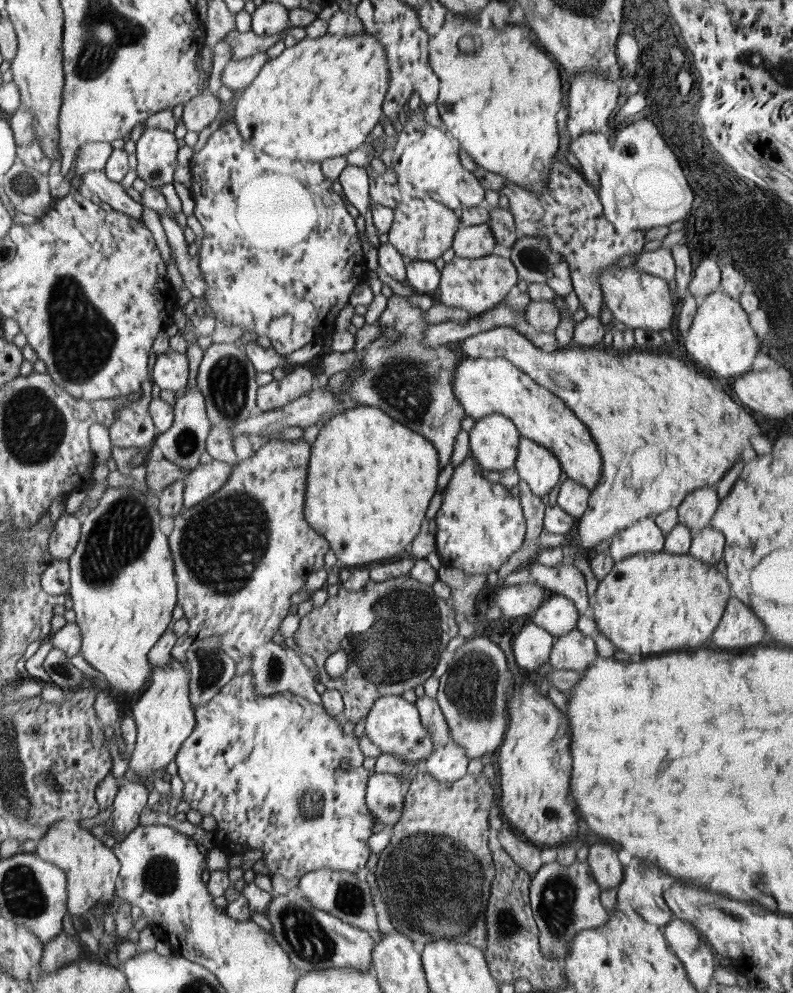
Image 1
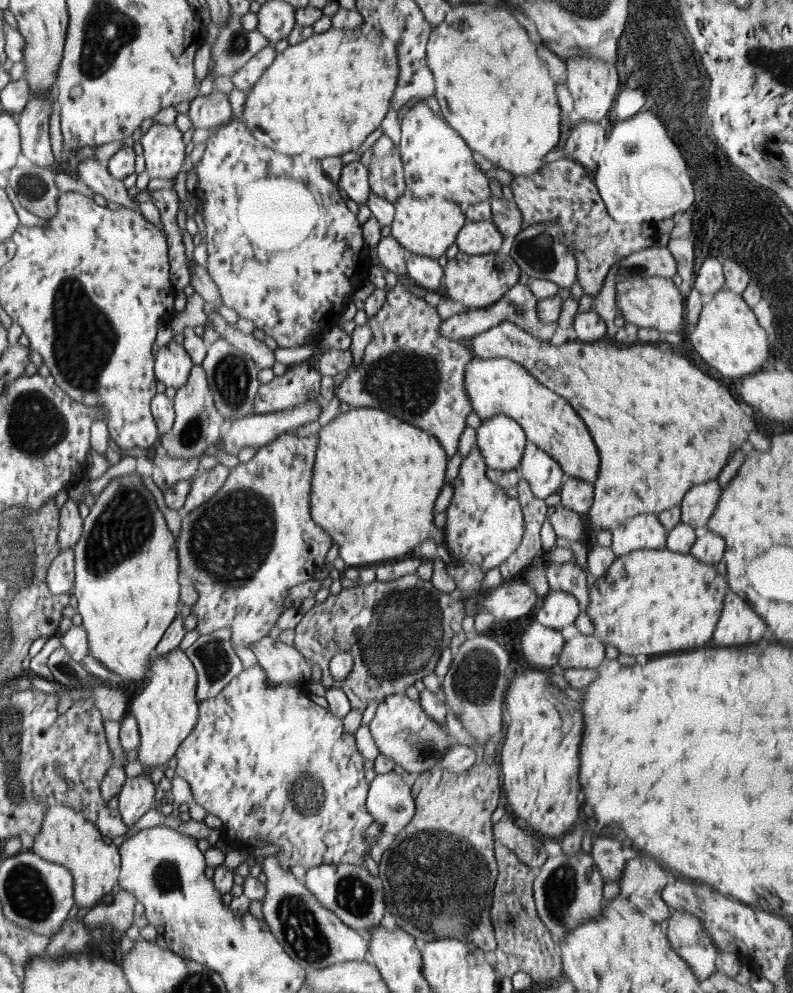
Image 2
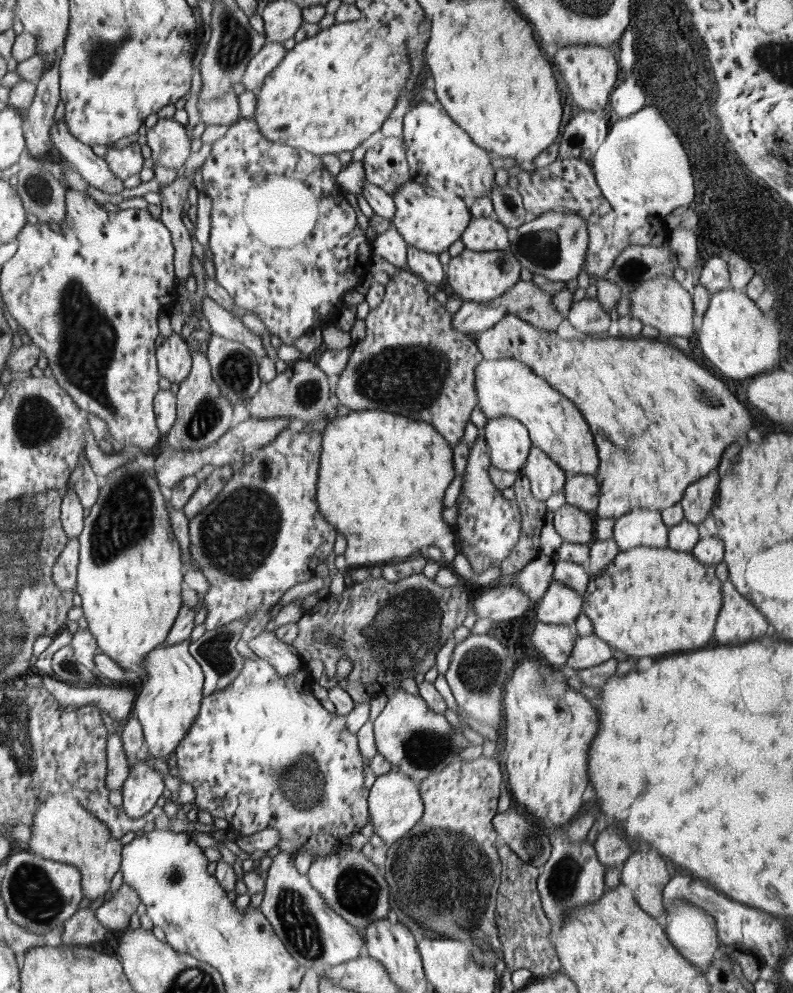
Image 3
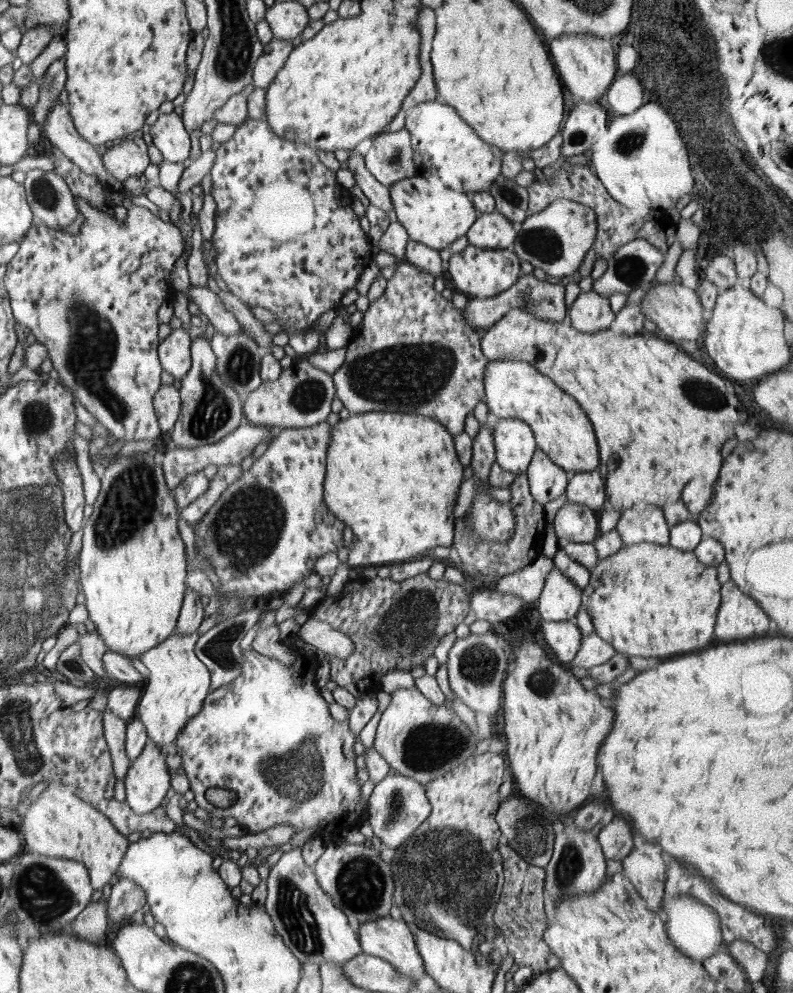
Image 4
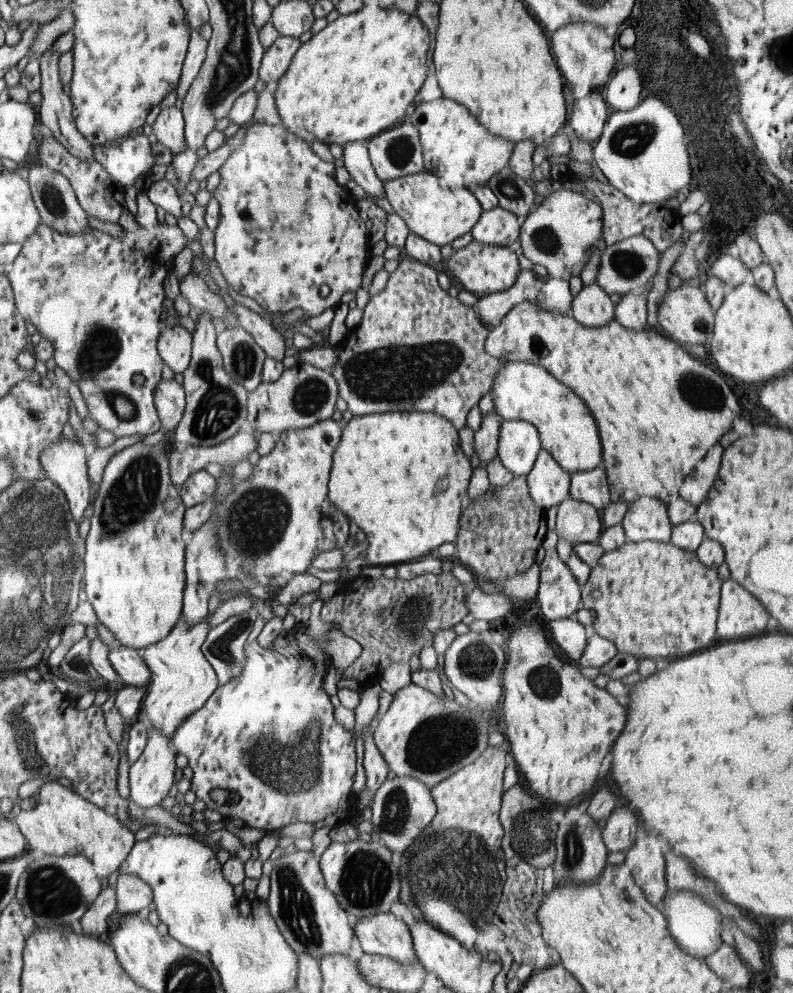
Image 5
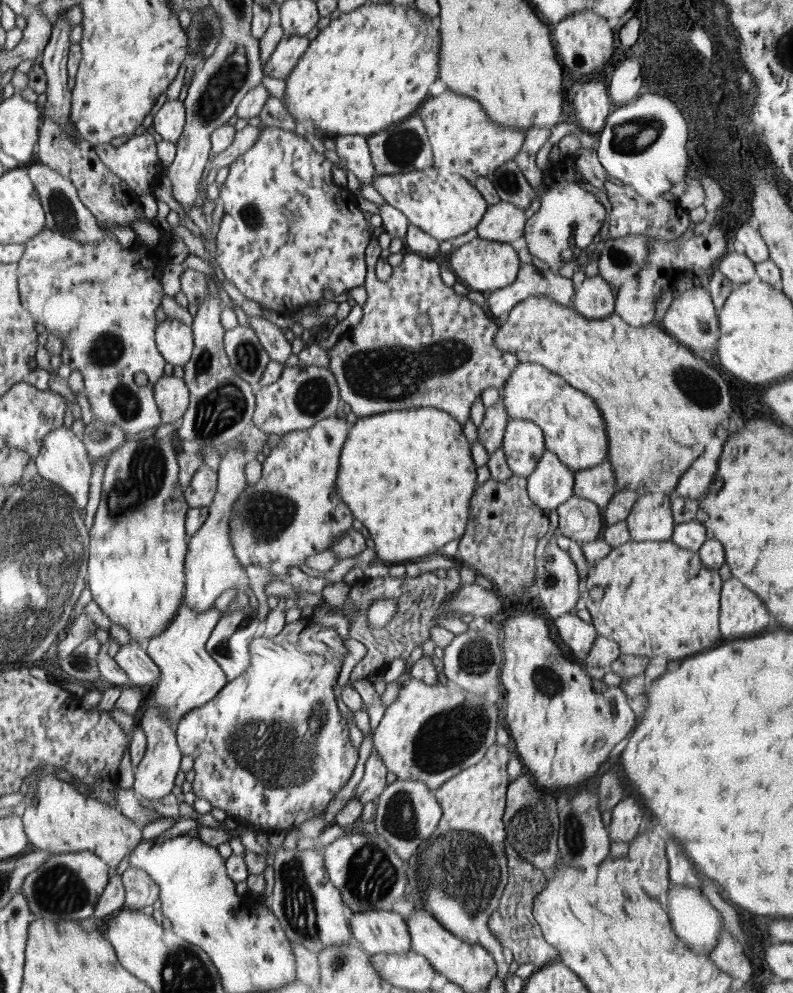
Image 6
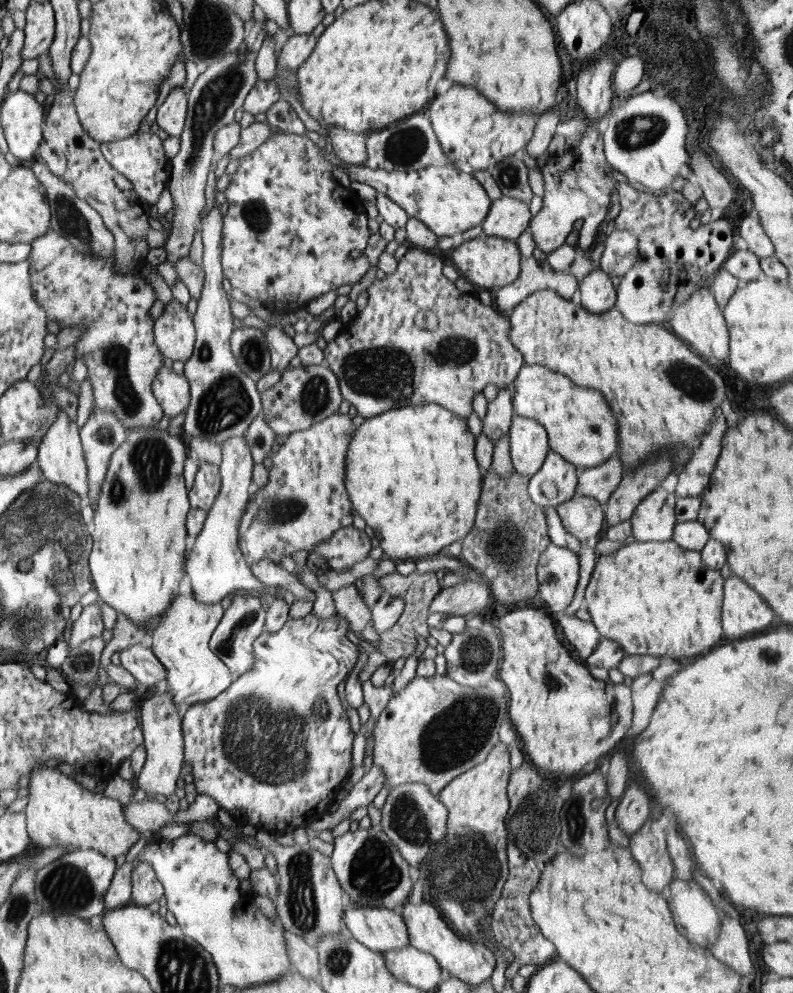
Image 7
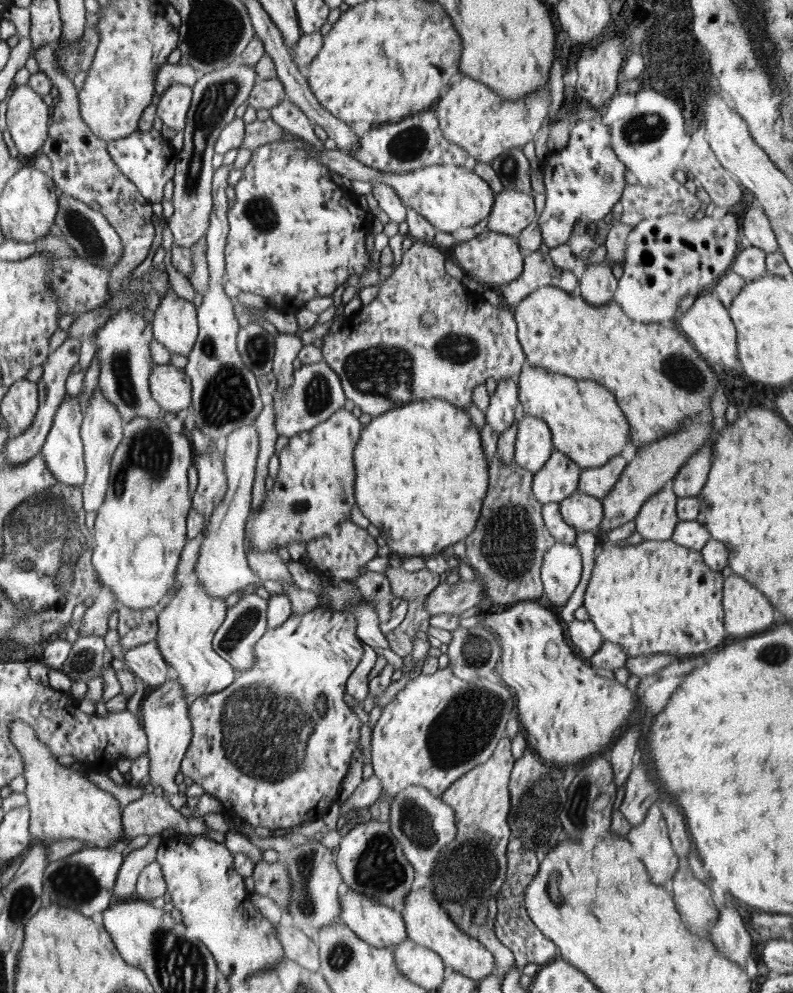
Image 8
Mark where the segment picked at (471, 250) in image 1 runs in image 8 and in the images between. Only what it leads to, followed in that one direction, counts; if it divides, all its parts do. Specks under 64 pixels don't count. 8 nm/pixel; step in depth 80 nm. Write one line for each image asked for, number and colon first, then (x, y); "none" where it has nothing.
2: (476, 238)
3: (486, 234)
4: (492, 230)
5: (499, 227)
6: (504, 222)
7: (507, 218)
8: (512, 211)

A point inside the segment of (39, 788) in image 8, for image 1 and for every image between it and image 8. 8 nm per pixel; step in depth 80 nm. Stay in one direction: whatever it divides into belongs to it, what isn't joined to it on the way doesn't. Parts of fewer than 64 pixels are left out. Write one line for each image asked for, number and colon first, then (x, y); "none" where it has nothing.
1: (92, 868)
2: (67, 837)
3: (65, 830)
4: (59, 824)
5: (62, 823)
6: (64, 819)
7: (60, 812)

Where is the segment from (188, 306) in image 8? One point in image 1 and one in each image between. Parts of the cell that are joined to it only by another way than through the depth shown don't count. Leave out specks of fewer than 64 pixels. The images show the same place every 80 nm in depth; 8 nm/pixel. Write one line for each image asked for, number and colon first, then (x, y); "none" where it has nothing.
1: (171, 370)
2: (173, 364)
3: (174, 359)
4: (174, 351)
5: (174, 344)
6: (174, 339)
7: (175, 334)

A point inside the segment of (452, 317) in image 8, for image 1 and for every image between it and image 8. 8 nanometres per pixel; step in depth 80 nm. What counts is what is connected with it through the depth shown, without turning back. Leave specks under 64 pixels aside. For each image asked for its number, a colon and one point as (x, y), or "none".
1: (413, 383)
2: (410, 371)
3: (413, 363)
4: (416, 353)
5: (418, 349)
6: (419, 344)
7: (419, 340)

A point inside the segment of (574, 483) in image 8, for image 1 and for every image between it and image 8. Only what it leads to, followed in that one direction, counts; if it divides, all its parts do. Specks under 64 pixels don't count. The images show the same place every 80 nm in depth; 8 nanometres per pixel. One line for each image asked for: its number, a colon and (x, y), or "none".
1: (537, 466)
2: (544, 475)
3: (546, 478)
4: (547, 481)
5: (548, 483)
6: (551, 484)
7: (556, 482)

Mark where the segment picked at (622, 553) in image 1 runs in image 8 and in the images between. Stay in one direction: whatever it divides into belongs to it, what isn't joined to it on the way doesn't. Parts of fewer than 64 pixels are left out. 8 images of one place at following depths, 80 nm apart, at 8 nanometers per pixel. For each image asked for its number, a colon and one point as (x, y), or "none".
2: (644, 531)
3: (644, 527)
4: (643, 522)
5: (646, 519)
6: (651, 519)
7: (654, 520)
8: (656, 521)

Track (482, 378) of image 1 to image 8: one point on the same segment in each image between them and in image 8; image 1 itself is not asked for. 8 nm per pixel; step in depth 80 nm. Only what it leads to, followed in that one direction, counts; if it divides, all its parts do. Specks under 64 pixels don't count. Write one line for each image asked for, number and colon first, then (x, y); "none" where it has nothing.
2: (495, 386)
3: (505, 387)
4: (513, 389)
5: (567, 429)
6: (574, 429)
7: (581, 426)
8: (588, 426)

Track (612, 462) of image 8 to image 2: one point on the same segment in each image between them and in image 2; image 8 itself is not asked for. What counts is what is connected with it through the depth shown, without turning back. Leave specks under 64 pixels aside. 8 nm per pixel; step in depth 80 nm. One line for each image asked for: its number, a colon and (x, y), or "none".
2: (576, 495)
3: (581, 491)
4: (587, 488)
5: (592, 486)
6: (598, 484)
7: (599, 482)

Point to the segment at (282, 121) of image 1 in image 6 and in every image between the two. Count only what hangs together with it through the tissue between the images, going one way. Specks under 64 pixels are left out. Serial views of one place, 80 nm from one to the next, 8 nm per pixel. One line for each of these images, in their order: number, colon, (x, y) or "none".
2: (324, 96)
3: (331, 92)
4: (346, 84)
5: (357, 77)
6: (372, 67)

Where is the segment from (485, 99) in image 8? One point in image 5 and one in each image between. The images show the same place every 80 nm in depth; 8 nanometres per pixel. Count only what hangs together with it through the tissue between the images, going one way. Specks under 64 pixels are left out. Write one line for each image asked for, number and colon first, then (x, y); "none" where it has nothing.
5: (454, 141)
6: (464, 140)
7: (474, 133)

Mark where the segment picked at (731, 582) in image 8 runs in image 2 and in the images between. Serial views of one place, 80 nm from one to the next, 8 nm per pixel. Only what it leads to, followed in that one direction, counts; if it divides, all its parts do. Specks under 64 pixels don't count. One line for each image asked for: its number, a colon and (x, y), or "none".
2: (739, 624)
3: (738, 621)
4: (739, 617)
5: (740, 615)
6: (742, 613)
7: (743, 611)

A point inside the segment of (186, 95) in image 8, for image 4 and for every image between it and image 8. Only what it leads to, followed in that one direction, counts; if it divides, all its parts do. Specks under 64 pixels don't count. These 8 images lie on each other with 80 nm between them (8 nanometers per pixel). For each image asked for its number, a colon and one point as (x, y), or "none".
4: (169, 134)
5: (169, 127)
6: (169, 121)
7: (171, 115)

